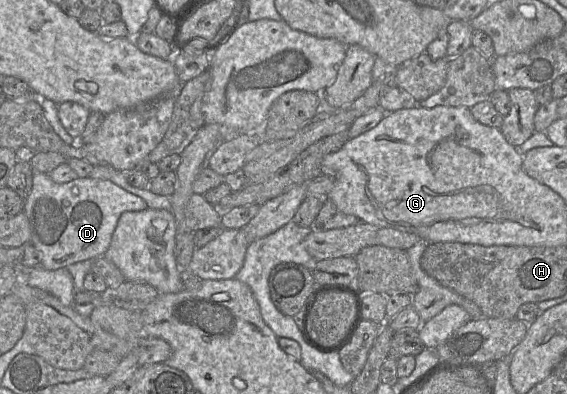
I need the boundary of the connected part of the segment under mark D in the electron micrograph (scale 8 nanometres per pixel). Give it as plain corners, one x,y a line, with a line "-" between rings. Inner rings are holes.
33,168
32,190
24,200
22,212
27,216
30,224
31,243
38,252
40,266
46,270
57,270
79,261
103,256
109,248
121,214
147,208
149,208
147,203
141,197
109,180
88,177
77,178
67,183
56,183
48,174

